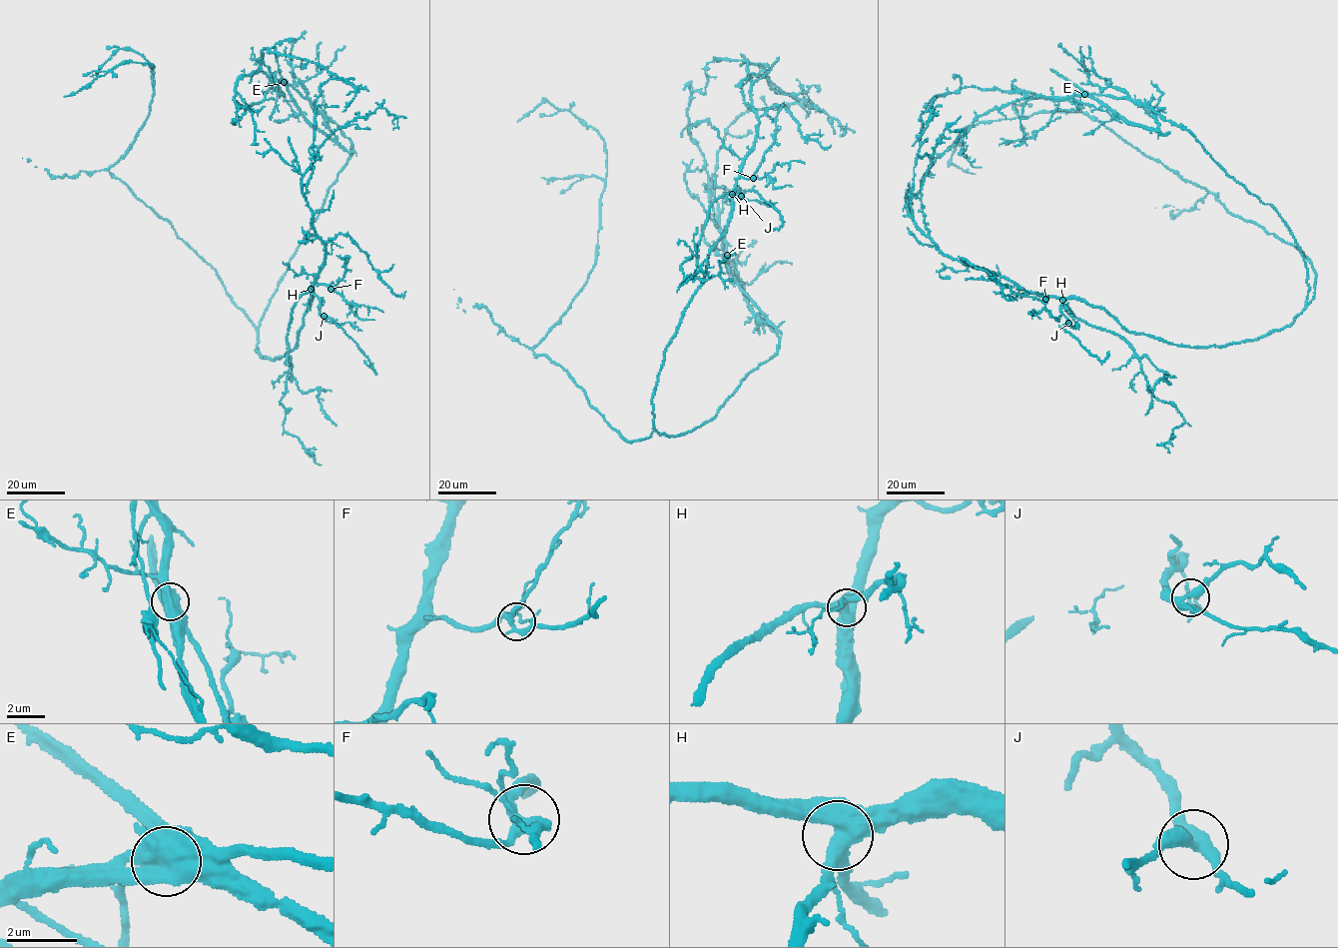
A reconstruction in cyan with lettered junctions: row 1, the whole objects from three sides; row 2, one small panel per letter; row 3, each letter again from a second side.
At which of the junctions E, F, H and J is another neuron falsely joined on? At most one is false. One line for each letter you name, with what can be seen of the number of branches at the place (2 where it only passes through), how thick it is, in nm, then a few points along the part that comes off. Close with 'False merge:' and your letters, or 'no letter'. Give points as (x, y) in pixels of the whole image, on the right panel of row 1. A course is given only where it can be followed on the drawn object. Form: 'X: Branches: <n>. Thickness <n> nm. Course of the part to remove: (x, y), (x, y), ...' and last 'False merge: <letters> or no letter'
E: Branches: 4. Thickness 600 nm. Course of the part to remove: (1084, 94), (1132, 123), (1156, 129), (1146, 105), (1119, 89), (1092, 84), (1087, 71), (1057, 45)
False merge: E

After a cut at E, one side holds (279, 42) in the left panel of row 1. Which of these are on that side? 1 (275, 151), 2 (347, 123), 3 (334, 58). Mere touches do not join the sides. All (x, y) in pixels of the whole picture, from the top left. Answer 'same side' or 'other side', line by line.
1: same side
2: same side
3: other side

